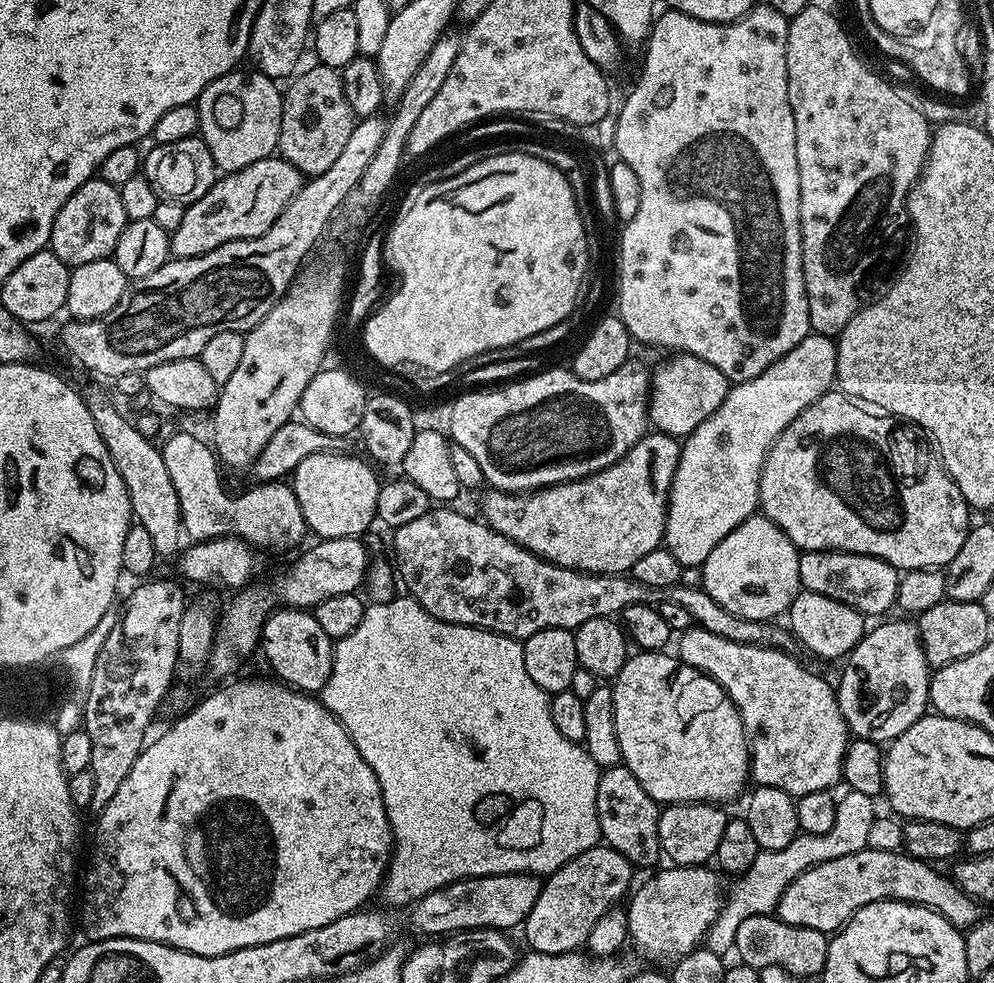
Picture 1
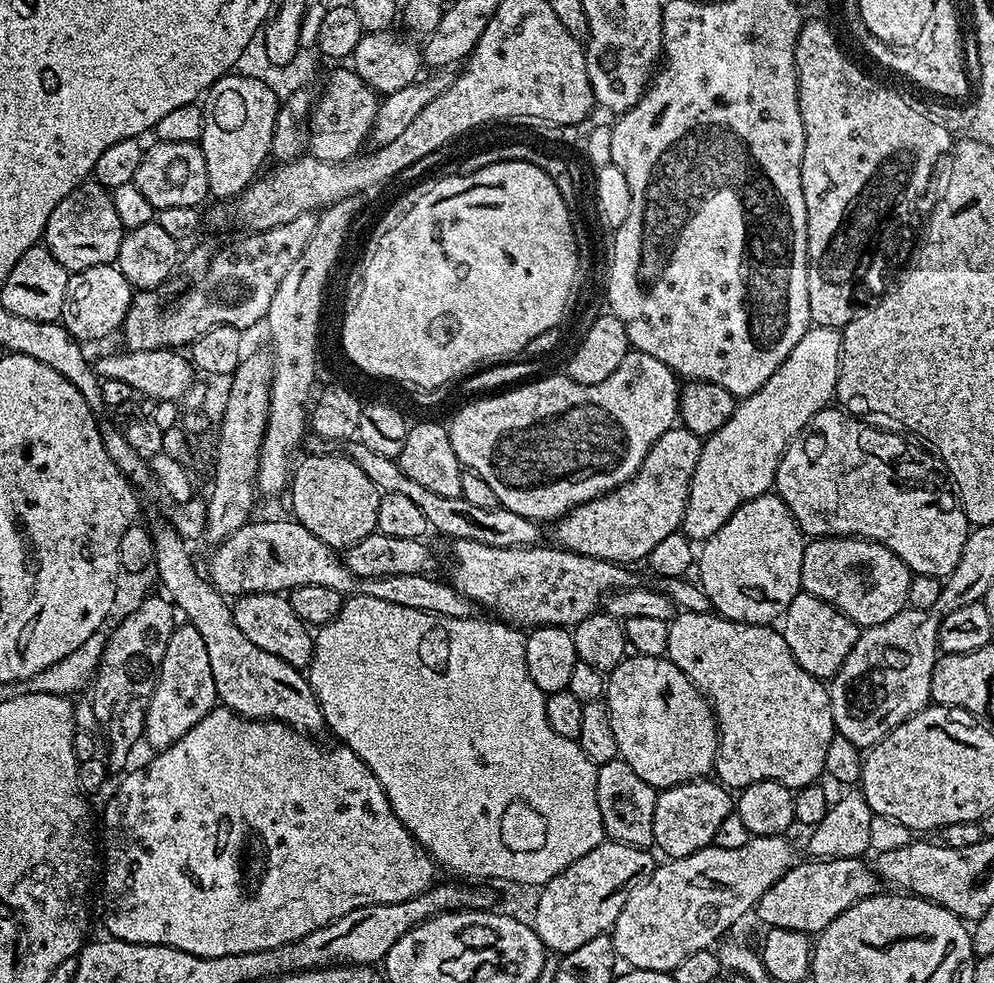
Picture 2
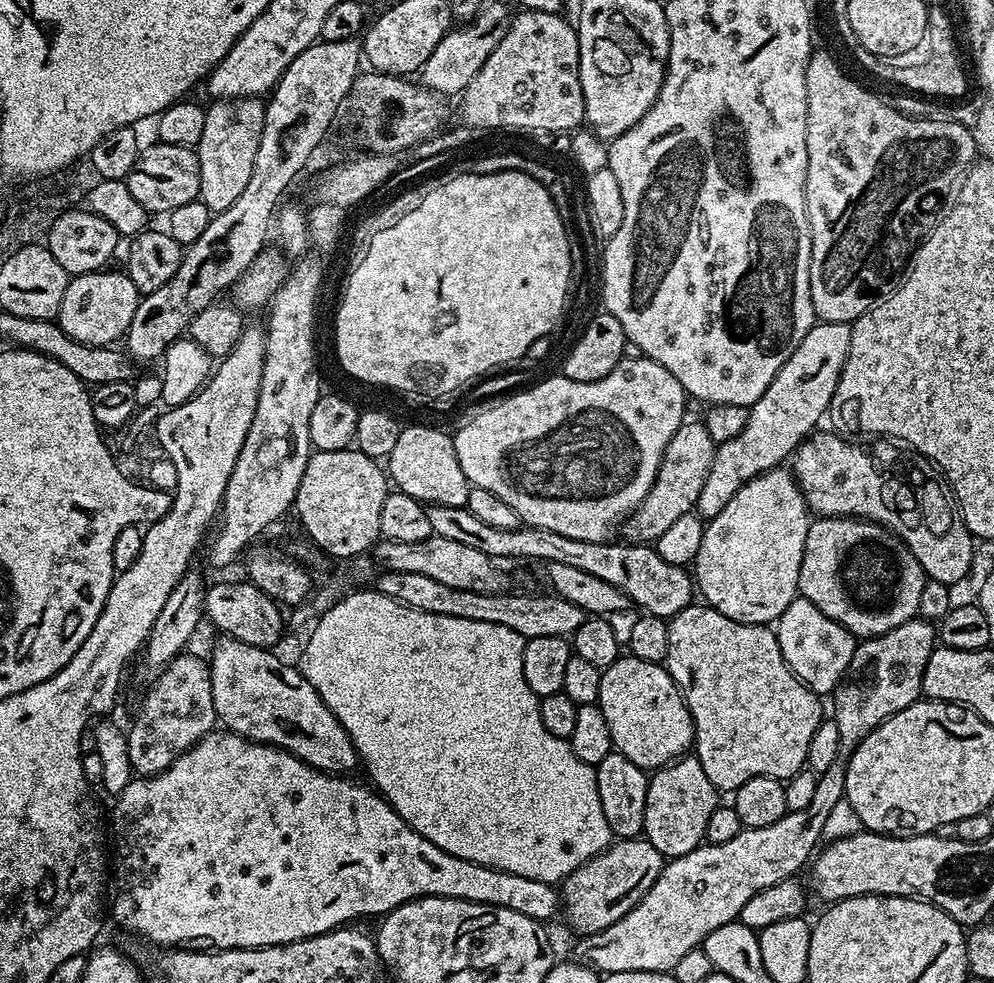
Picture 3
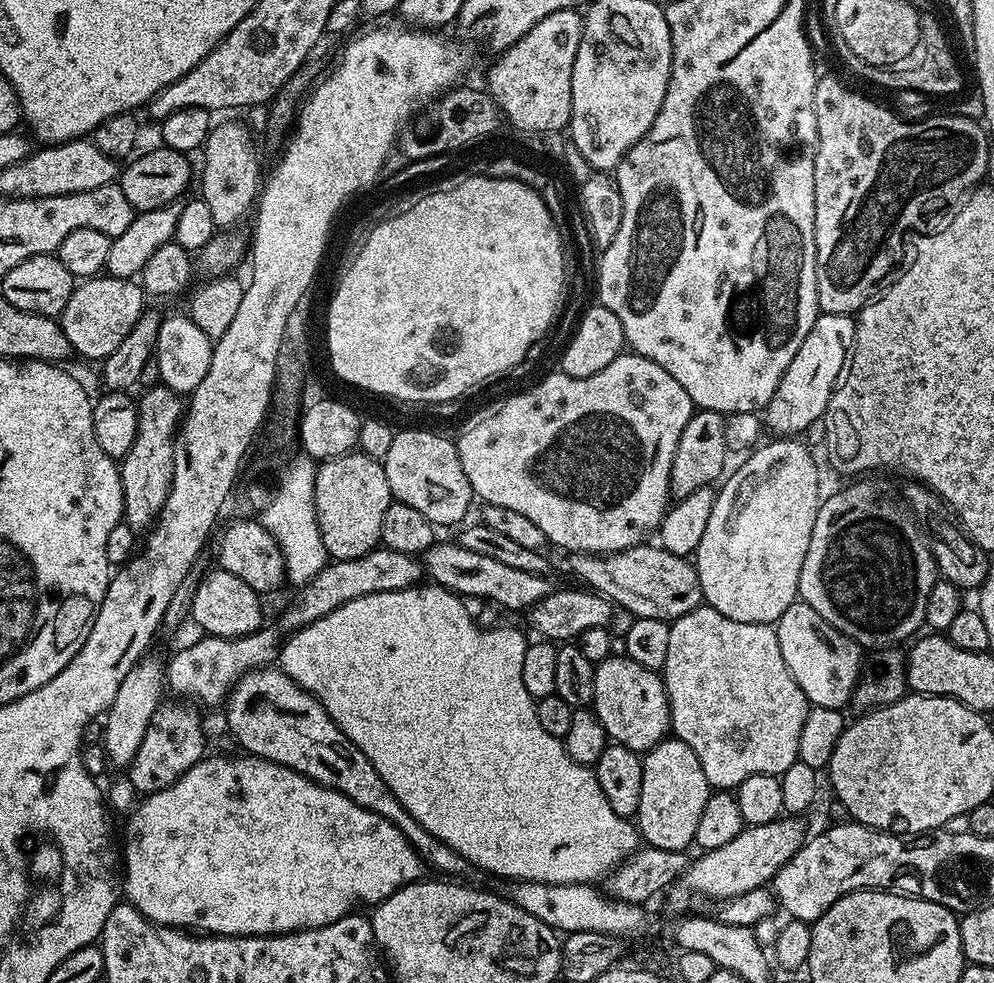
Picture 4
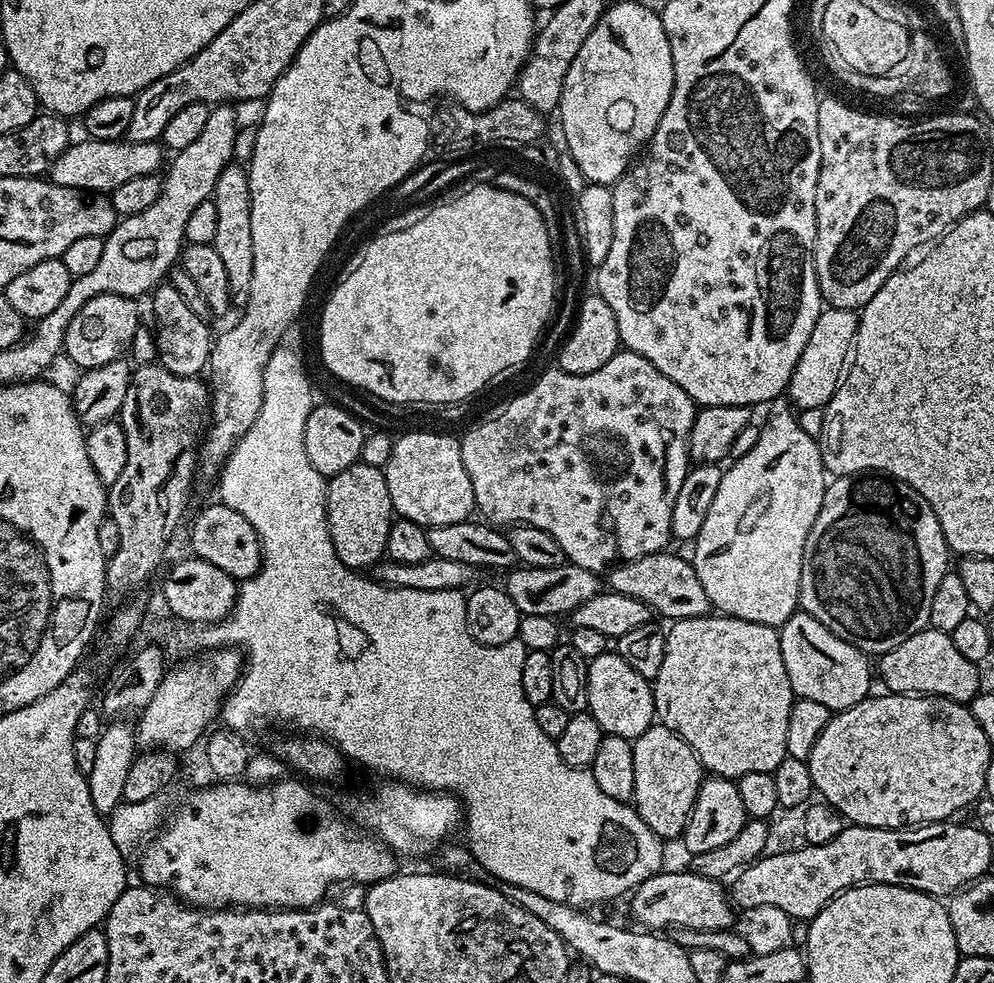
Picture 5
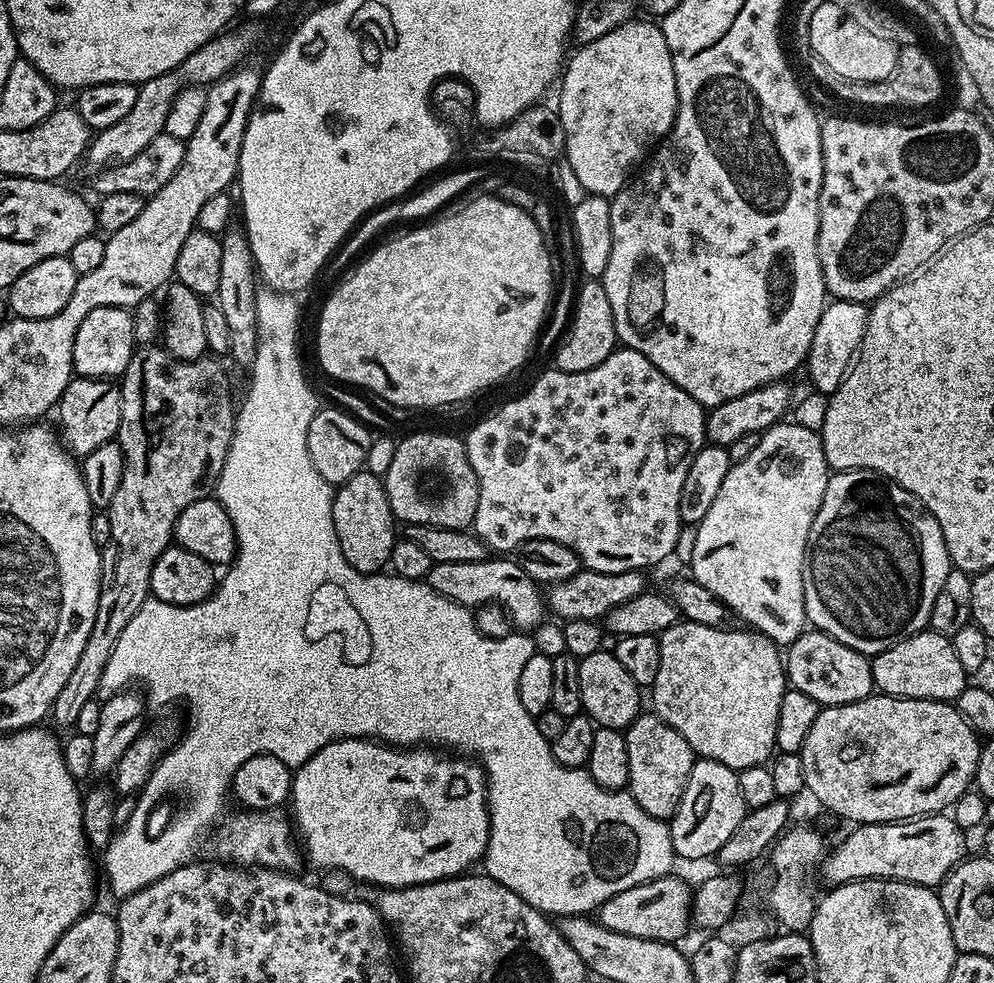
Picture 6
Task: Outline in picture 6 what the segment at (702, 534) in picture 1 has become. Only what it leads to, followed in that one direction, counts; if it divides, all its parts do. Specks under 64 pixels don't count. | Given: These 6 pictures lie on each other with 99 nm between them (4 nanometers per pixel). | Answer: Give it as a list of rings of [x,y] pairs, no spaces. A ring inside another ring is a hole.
[[[837,300],[825,303],[824,312],[818,318],[818,326],[814,330],[814,342],[810,342],[806,369],[808,376],[812,379],[811,387],[817,392],[831,394],[838,390],[838,386],[843,383],[848,375],[854,361],[860,351],[860,343],[864,341],[864,331],[868,325],[868,308],[858,300]]]

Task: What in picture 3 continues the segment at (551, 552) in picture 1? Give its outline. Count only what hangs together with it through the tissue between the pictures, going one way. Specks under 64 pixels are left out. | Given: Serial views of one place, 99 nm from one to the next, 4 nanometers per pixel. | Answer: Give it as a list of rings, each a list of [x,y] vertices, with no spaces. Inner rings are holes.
[[[703,422],[681,424],[674,438],[670,438],[670,446],[666,446],[662,454],[654,486],[650,486],[650,494],[646,494],[644,501],[624,519],[623,539],[634,544],[651,545],[662,538],[663,532],[673,522],[678,522],[682,514],[693,511],[698,502],[698,494],[702,494],[702,486],[706,486],[706,474],[710,474],[717,447]]]

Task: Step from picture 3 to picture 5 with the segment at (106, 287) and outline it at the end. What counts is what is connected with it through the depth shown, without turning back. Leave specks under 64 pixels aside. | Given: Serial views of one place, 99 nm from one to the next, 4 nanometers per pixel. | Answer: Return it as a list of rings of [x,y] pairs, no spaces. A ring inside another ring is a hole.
[[[107,292],[90,298],[90,302],[86,302],[86,306],[82,306],[82,310],[78,310],[78,314],[74,314],[64,339],[64,352],[77,364],[77,369],[87,370],[98,366],[106,366],[106,362],[119,360],[129,351],[134,334],[142,326],[140,308],[136,304],[139,303],[133,297]]]

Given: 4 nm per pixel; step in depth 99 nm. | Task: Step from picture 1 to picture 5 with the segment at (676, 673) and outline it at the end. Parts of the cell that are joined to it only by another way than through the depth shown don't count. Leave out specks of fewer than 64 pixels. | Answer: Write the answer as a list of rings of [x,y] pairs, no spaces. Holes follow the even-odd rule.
[[[614,650],[598,654],[588,662],[588,711],[607,735],[636,740],[656,720],[651,683]]]

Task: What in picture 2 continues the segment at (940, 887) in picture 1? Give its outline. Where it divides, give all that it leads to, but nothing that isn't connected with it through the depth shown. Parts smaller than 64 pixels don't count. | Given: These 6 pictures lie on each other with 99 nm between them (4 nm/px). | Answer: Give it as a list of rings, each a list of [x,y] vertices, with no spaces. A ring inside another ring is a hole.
[[[852,857],[837,860],[804,858],[801,864],[793,863],[788,872],[782,874],[762,894],[762,898],[758,898],[754,916],[769,929],[785,928],[805,934],[819,934],[826,926],[830,926],[830,922],[834,922],[834,918],[838,918],[838,914],[881,891],[882,881],[875,867],[864,862],[863,859]]]

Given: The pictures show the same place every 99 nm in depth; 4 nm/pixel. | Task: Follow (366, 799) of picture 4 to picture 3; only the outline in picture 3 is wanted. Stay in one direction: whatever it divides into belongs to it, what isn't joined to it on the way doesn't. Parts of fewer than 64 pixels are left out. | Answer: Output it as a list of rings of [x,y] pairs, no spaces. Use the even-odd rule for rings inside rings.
[[[221,635],[219,639],[212,648],[212,656],[210,655],[212,693],[216,719],[227,731],[237,732],[239,736],[256,740],[259,744],[272,744],[323,772],[348,774],[352,767],[357,767],[358,757],[352,740],[338,722],[338,718],[334,718],[332,711],[324,705],[314,686],[306,682],[299,667],[292,665],[291,668],[286,661],[275,656],[275,651],[250,646],[233,636]]]

